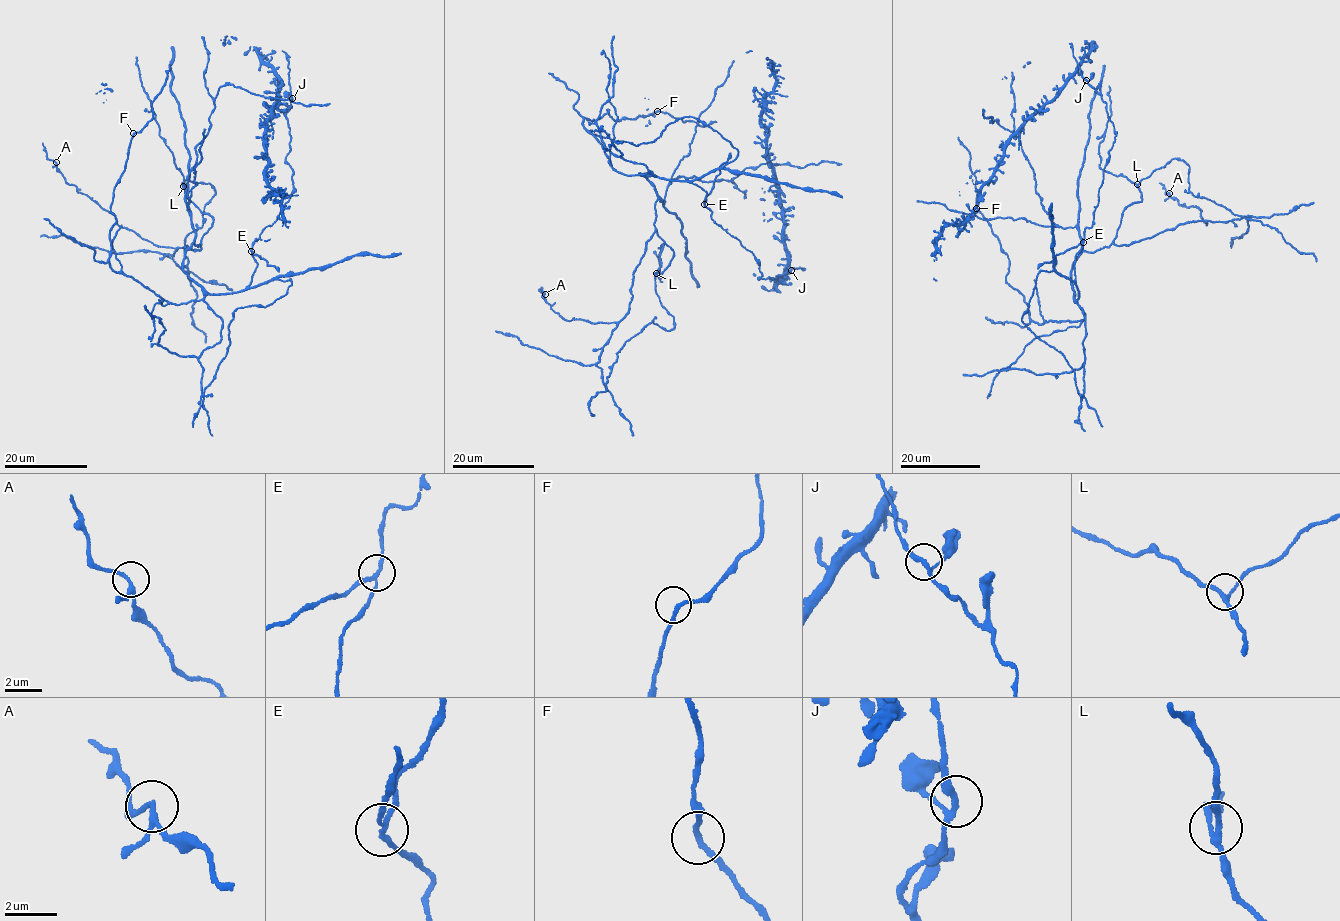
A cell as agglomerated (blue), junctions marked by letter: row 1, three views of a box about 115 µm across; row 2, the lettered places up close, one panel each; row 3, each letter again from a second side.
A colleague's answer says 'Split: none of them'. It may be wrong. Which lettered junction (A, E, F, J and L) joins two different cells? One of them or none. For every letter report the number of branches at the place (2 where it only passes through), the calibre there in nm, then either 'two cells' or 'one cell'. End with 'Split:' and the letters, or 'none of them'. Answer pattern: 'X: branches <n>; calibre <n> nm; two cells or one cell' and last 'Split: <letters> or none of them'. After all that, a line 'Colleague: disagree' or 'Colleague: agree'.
A: branches 3; calibre 170 nm; one cell
E: branches 3; calibre 160 nm; two cells
F: branches 2; calibre 190 nm; one cell
J: branches 3; calibre 200 nm; one cell
L: branches 3; calibre 200 nm; one cell
Split: E
Colleague: disagree

